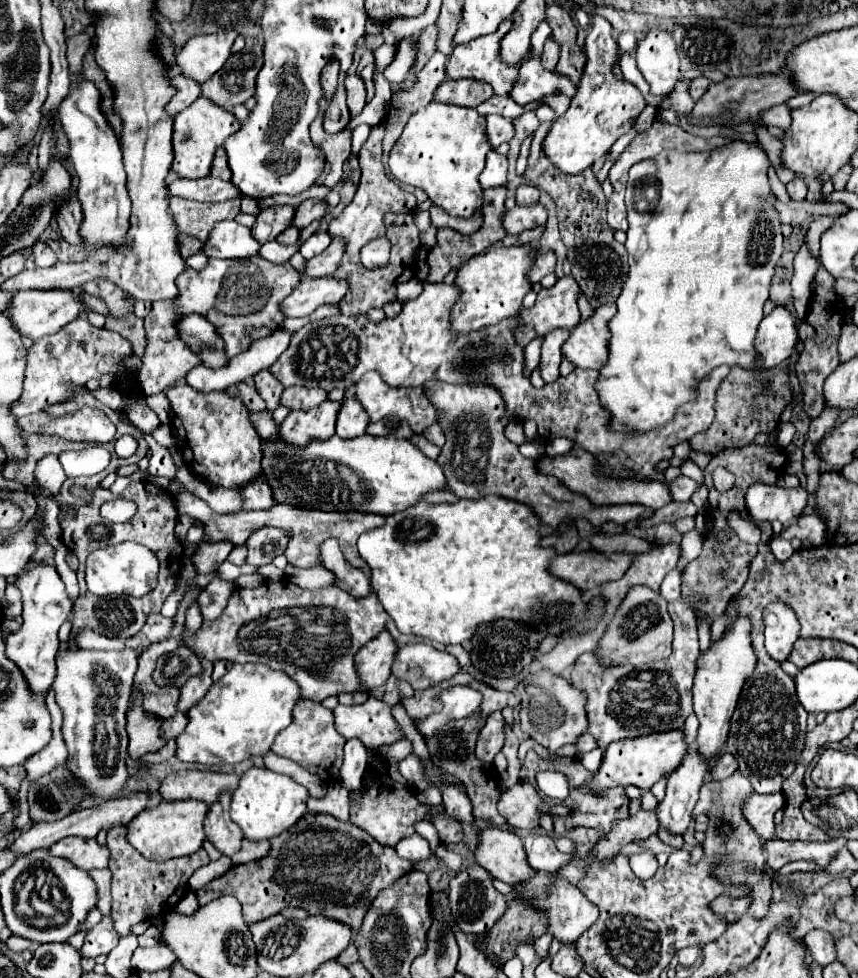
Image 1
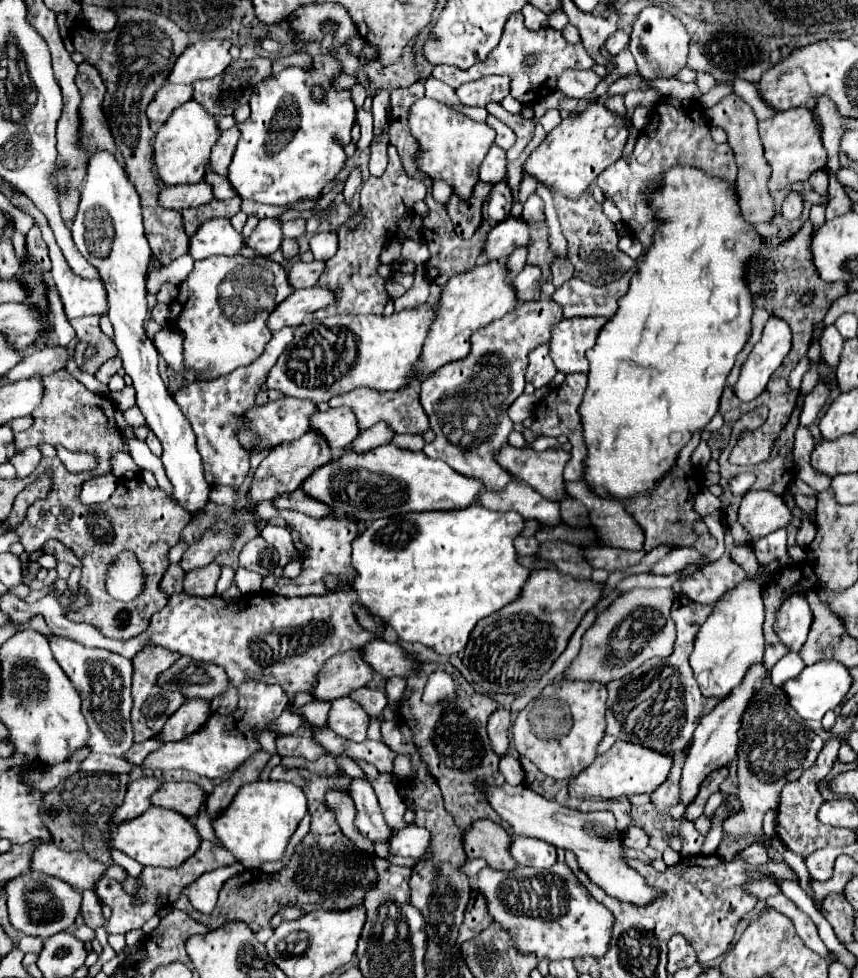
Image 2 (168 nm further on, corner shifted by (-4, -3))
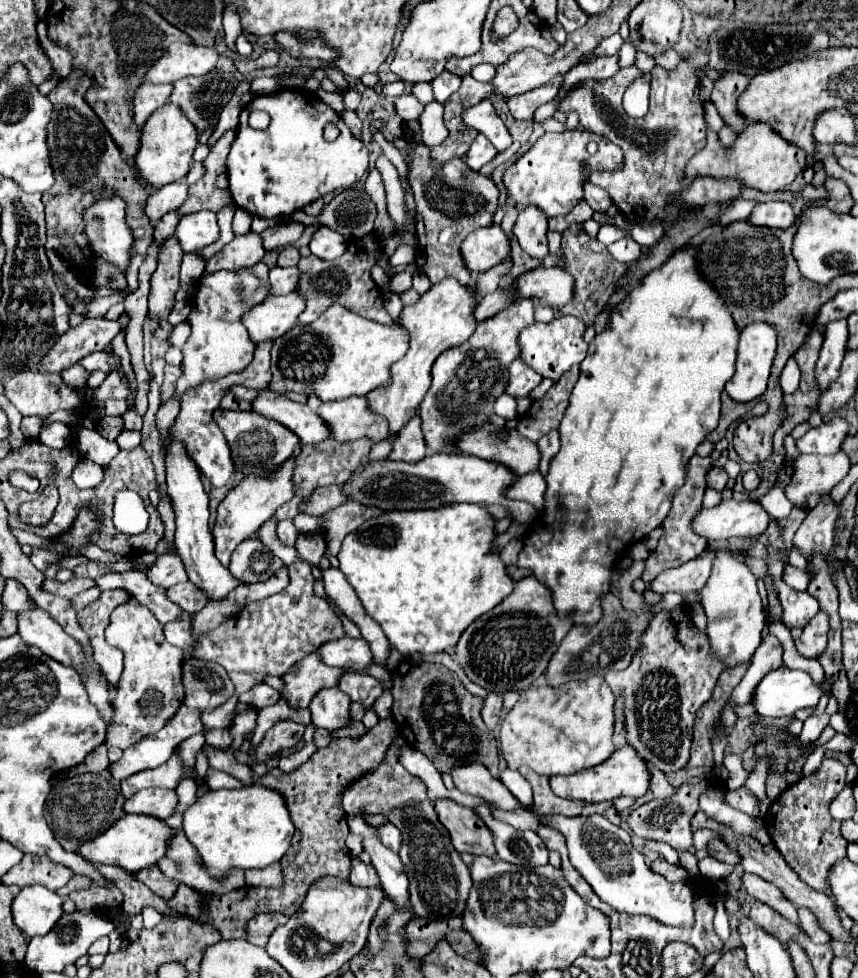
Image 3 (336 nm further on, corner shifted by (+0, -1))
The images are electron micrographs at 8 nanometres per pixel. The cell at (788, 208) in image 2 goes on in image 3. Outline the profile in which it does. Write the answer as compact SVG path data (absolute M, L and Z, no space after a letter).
M758 202L752 208L748 222L768 228L790 228L796 222L796 214L788 202Z

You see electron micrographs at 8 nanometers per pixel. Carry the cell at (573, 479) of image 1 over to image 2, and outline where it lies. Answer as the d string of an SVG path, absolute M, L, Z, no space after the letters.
M504 446L498 454L498 464L506 468L514 478L532 486L544 498L562 502L568 498L562 468L568 464L570 454L562 448L550 448L544 452L520 450L514 446Z

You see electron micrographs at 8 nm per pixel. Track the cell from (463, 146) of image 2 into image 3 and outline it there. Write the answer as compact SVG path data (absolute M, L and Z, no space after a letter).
M402 94L396 102L394 102L394 110L402 120L418 120L424 106L412 96L412 94Z

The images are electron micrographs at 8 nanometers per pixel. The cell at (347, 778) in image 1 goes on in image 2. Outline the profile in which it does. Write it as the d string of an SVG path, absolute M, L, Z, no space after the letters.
M352 778L348 784L348 792L356 804L358 816L356 826L368 840L388 840L390 826L384 822L384 816L378 808L378 800L374 788L364 778Z

